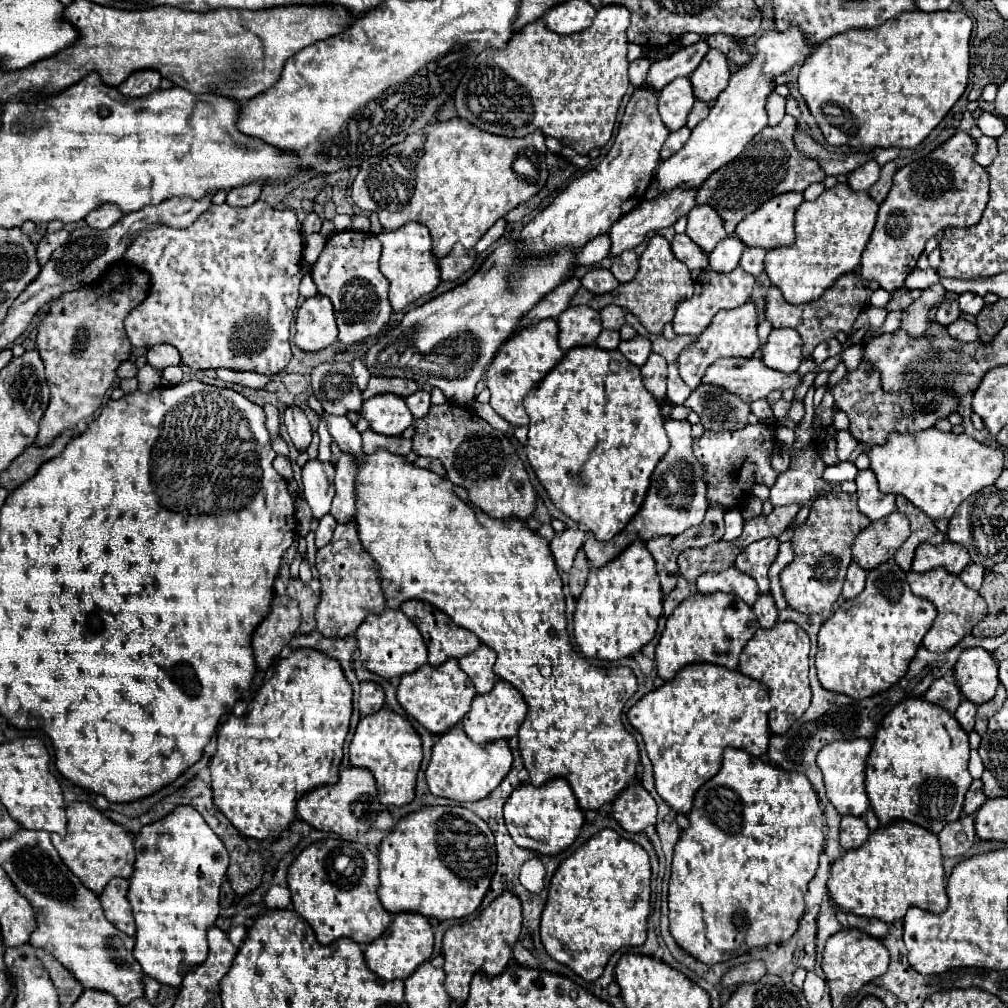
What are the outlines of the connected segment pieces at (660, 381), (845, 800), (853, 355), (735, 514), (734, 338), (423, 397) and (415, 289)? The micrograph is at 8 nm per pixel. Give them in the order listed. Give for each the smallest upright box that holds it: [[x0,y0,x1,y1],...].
[[642,353,666,399],[816,739,870,817],[840,341,864,373],[722,509,744,541],[678,301,760,389],[406,389,430,419],[378,221,440,311]]

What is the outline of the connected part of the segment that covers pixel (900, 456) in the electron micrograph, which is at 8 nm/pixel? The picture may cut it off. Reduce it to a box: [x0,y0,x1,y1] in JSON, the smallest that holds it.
[870,429,1004,519]

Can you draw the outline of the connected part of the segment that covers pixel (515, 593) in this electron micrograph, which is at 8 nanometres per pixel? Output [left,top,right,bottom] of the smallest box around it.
[356,451,638,809]

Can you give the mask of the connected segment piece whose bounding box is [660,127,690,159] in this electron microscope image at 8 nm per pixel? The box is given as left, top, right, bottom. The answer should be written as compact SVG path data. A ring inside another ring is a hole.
M682 127L682 129L670 133L668 139L666 139L666 143L662 145L660 157L662 157L662 159L668 159L670 155L674 155L674 151L678 151L678 149L686 143L688 137L690 137L690 129L688 129L688 127Z

